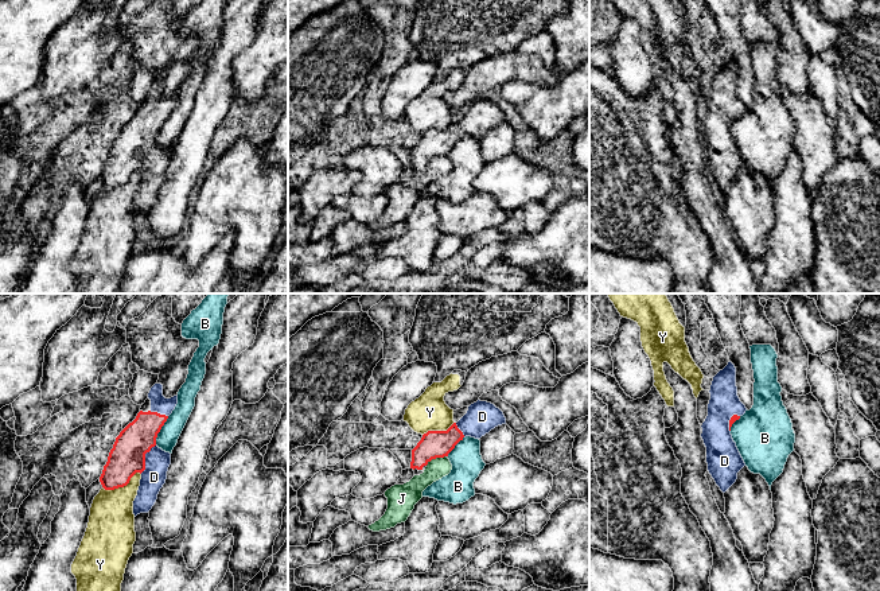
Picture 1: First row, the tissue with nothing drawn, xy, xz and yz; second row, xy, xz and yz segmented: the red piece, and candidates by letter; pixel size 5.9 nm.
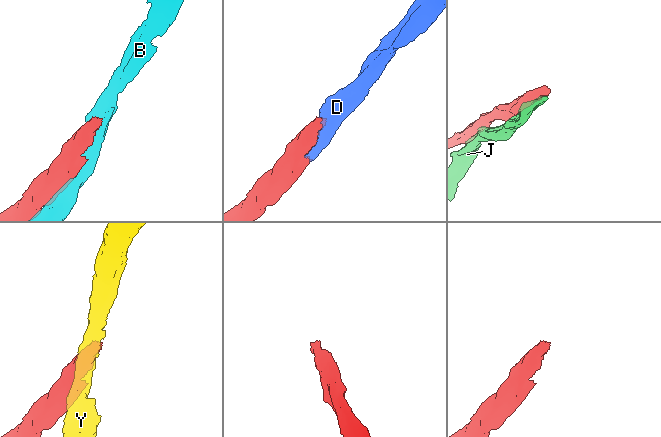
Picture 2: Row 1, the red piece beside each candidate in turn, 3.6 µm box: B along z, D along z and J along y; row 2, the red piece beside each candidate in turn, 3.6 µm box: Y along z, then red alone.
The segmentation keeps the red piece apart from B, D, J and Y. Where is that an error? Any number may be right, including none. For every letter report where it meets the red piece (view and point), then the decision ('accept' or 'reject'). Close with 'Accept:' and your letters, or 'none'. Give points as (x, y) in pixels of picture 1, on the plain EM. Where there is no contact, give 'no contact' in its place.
B: contact xy (159, 129); reject
D: contact xy (144, 158); accept
J: contact xz (435, 156); reject
Y: contact xy (121, 185); reject
Accept: D

